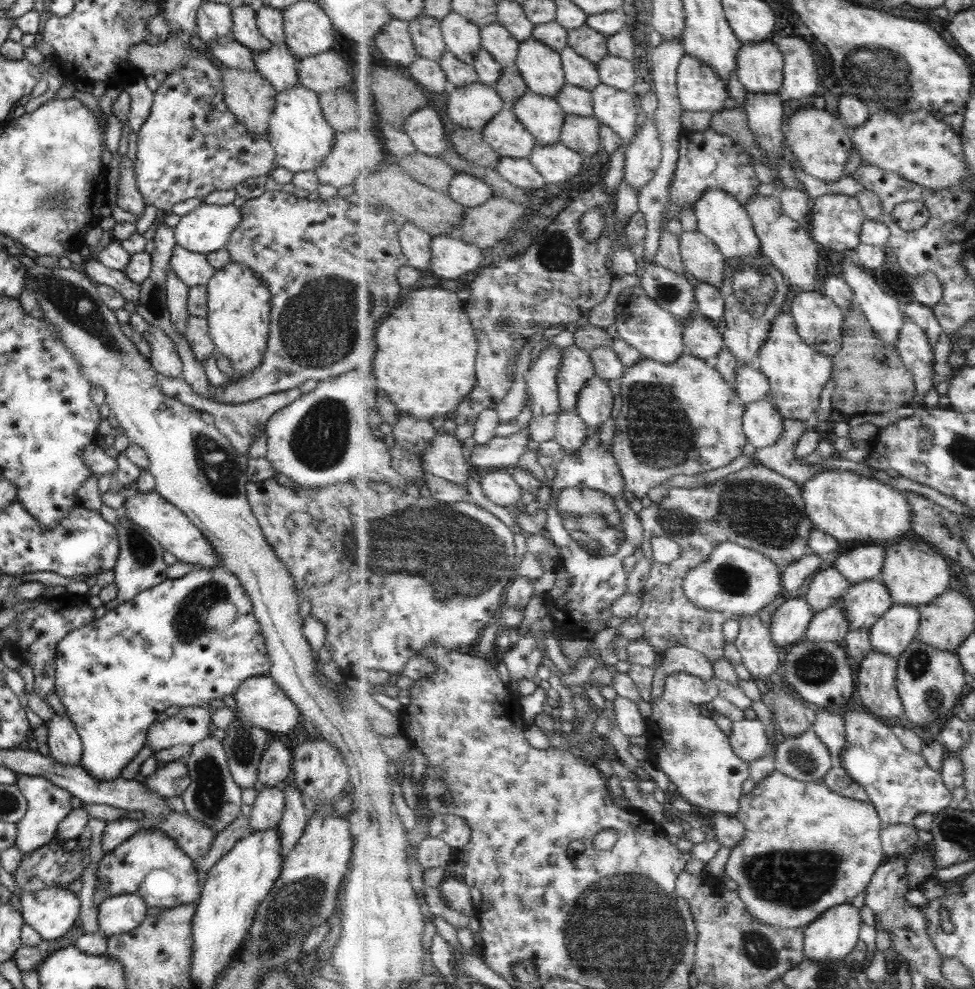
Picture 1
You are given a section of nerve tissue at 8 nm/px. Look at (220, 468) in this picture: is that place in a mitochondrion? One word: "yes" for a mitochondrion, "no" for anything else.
yes

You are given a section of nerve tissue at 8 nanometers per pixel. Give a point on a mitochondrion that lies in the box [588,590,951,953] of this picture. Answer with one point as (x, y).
(787, 879)

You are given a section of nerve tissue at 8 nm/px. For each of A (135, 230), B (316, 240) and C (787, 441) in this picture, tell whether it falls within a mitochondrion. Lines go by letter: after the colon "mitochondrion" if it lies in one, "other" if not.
A: other
B: other
C: other

